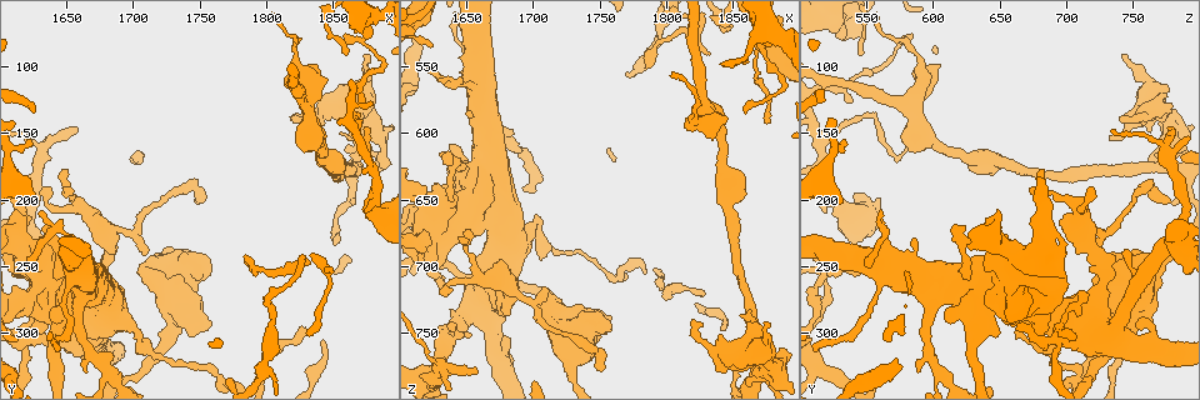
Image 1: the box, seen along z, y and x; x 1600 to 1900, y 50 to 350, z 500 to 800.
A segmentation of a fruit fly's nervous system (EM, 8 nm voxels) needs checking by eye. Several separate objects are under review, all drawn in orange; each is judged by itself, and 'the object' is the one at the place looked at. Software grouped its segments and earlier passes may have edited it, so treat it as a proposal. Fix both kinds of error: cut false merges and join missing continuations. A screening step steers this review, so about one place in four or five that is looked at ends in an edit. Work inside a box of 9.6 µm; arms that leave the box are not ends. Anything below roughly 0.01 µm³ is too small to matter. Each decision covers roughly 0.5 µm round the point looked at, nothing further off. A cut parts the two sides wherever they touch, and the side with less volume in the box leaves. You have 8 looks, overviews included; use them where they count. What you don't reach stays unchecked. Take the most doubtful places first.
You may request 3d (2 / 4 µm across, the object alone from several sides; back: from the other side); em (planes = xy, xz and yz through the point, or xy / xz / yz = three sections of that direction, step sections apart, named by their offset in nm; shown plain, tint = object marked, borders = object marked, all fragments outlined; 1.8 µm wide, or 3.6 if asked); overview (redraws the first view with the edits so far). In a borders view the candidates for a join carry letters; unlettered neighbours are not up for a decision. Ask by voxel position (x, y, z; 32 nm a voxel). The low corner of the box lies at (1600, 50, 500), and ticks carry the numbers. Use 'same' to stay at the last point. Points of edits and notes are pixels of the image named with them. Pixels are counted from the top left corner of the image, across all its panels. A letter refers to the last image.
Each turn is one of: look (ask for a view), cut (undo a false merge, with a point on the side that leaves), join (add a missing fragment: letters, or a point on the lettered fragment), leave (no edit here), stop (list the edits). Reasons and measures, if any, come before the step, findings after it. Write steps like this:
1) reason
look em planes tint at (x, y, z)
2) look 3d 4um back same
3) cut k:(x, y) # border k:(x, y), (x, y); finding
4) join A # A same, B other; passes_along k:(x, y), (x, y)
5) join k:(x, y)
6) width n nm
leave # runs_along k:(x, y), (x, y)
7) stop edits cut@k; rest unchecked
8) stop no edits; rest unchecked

sudden change in width
look em yz step 8 borders at (1866, 174, 770)

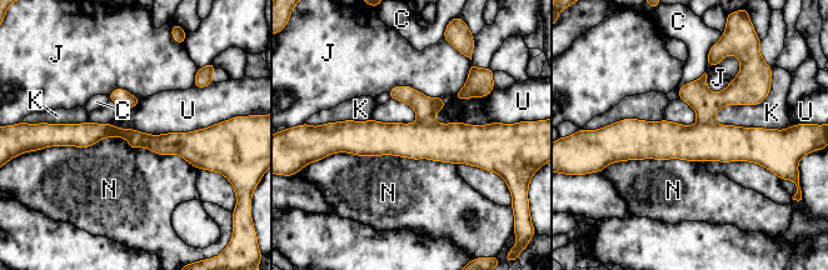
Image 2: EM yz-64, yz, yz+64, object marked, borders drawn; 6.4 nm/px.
cut 2:(425, 108) # C other, J other, K other, N other, U other; part_leaving 2:(682, 91), (701, 98), (757, 99); two neurons meet here

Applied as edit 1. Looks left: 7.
free end
look em planes borders at (1770, 332, 558)

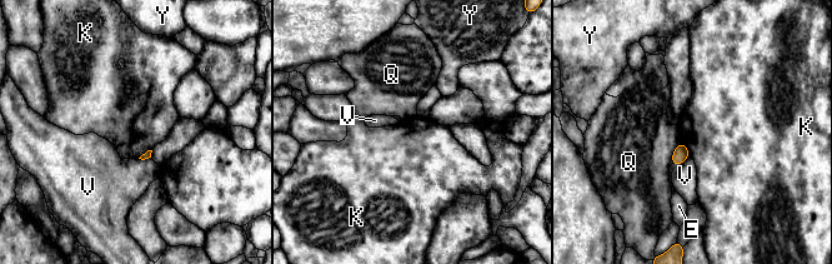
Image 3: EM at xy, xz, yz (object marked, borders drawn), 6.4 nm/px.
leave # E other, K other, Q other, V other, Y other; border 3:(681, 142), (690, 155); no lettered fragment goes on from it

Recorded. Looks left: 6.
free end
look em yz step 8 tint at (1634, 220, 622)

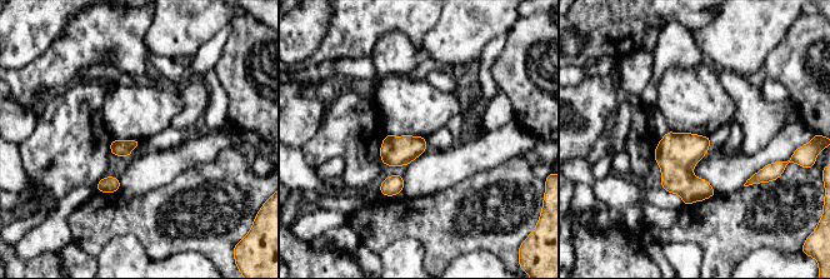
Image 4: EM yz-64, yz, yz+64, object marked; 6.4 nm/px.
look em planes borders same

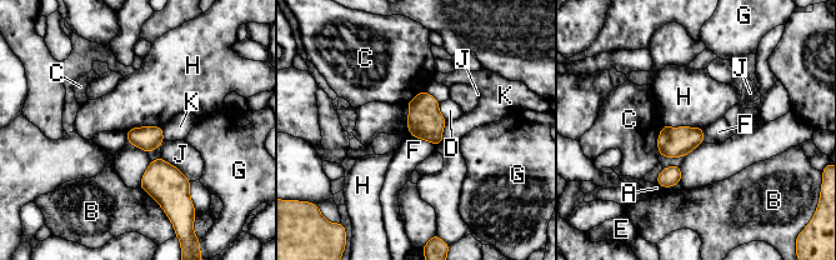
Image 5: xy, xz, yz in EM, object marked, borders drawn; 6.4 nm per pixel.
width 160 nm; longest_contact H 260 nm
leave # A other, B other, C other, D other, E other, F other, G other, H other, J other, K other; none of them fits

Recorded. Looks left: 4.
stop edits cut@2; rest unchecked

